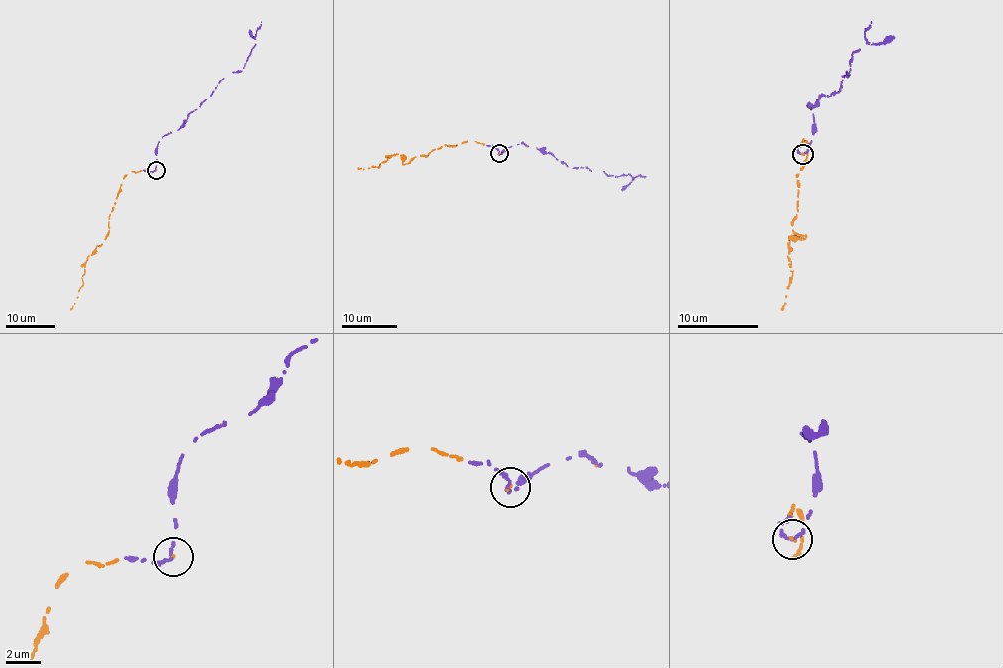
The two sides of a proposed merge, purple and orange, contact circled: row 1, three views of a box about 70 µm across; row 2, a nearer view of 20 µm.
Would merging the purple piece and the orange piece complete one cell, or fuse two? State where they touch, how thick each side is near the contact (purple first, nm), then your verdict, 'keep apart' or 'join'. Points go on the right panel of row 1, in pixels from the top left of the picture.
at (802, 154); 280 nm thick on the purple side, 110 nm on the other; join

